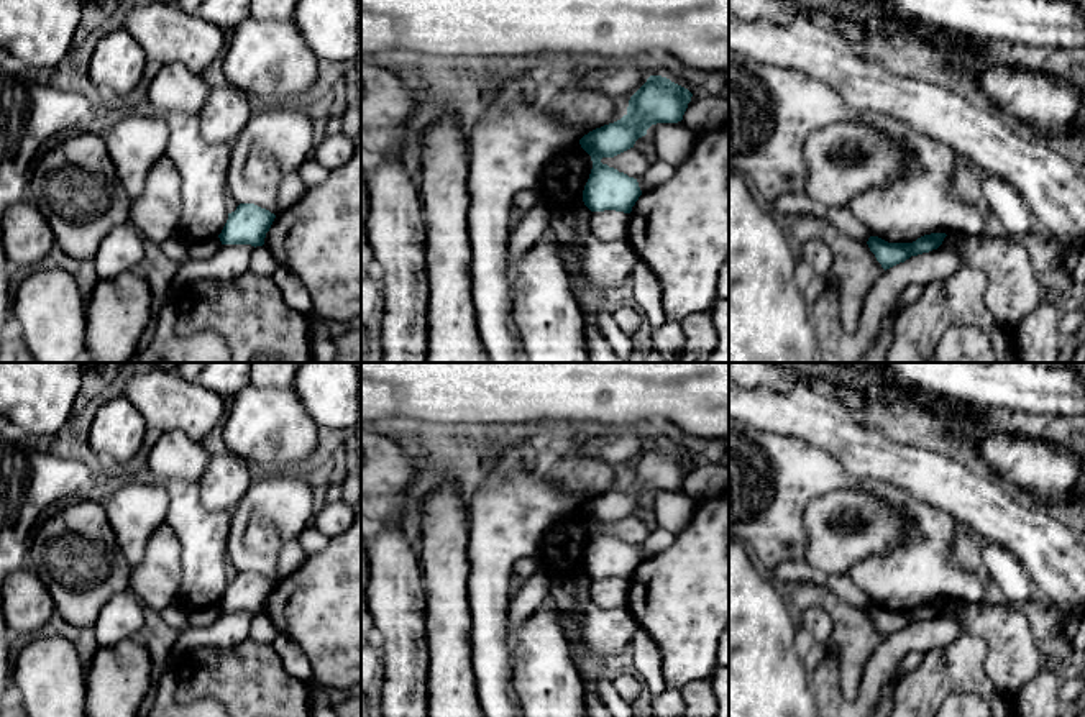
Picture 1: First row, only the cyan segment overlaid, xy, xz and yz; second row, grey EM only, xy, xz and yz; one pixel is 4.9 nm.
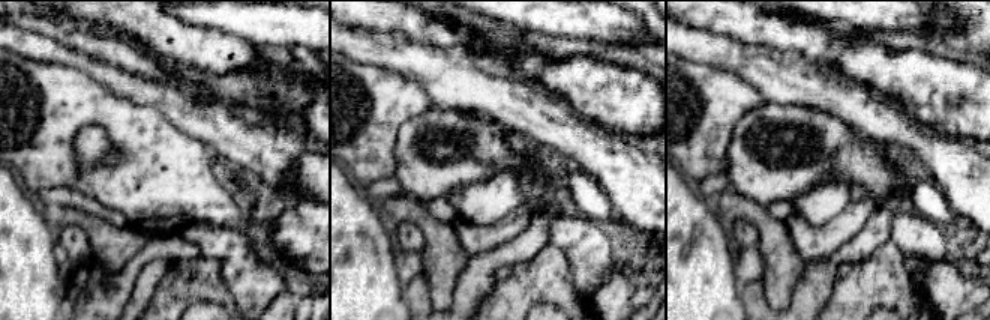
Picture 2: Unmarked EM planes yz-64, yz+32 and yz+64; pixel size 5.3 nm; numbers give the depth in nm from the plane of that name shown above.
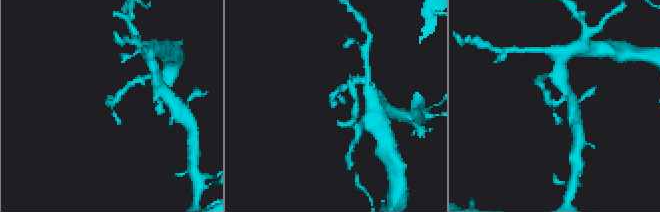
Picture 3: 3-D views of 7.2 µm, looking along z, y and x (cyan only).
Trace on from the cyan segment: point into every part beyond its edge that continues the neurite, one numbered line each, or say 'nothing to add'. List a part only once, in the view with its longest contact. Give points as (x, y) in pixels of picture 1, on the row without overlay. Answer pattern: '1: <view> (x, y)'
nothing to add

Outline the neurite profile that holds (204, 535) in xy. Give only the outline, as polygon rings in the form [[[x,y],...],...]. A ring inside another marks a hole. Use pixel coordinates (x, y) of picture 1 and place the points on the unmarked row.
[[[163,482],[169,507],[164,523],[182,545],[182,578],[177,602],[185,610],[217,605],[228,587],[228,528],[231,514],[212,512],[199,499],[199,484]]]

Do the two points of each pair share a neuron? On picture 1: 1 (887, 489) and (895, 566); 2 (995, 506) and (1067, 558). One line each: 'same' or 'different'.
1: same
2: same

